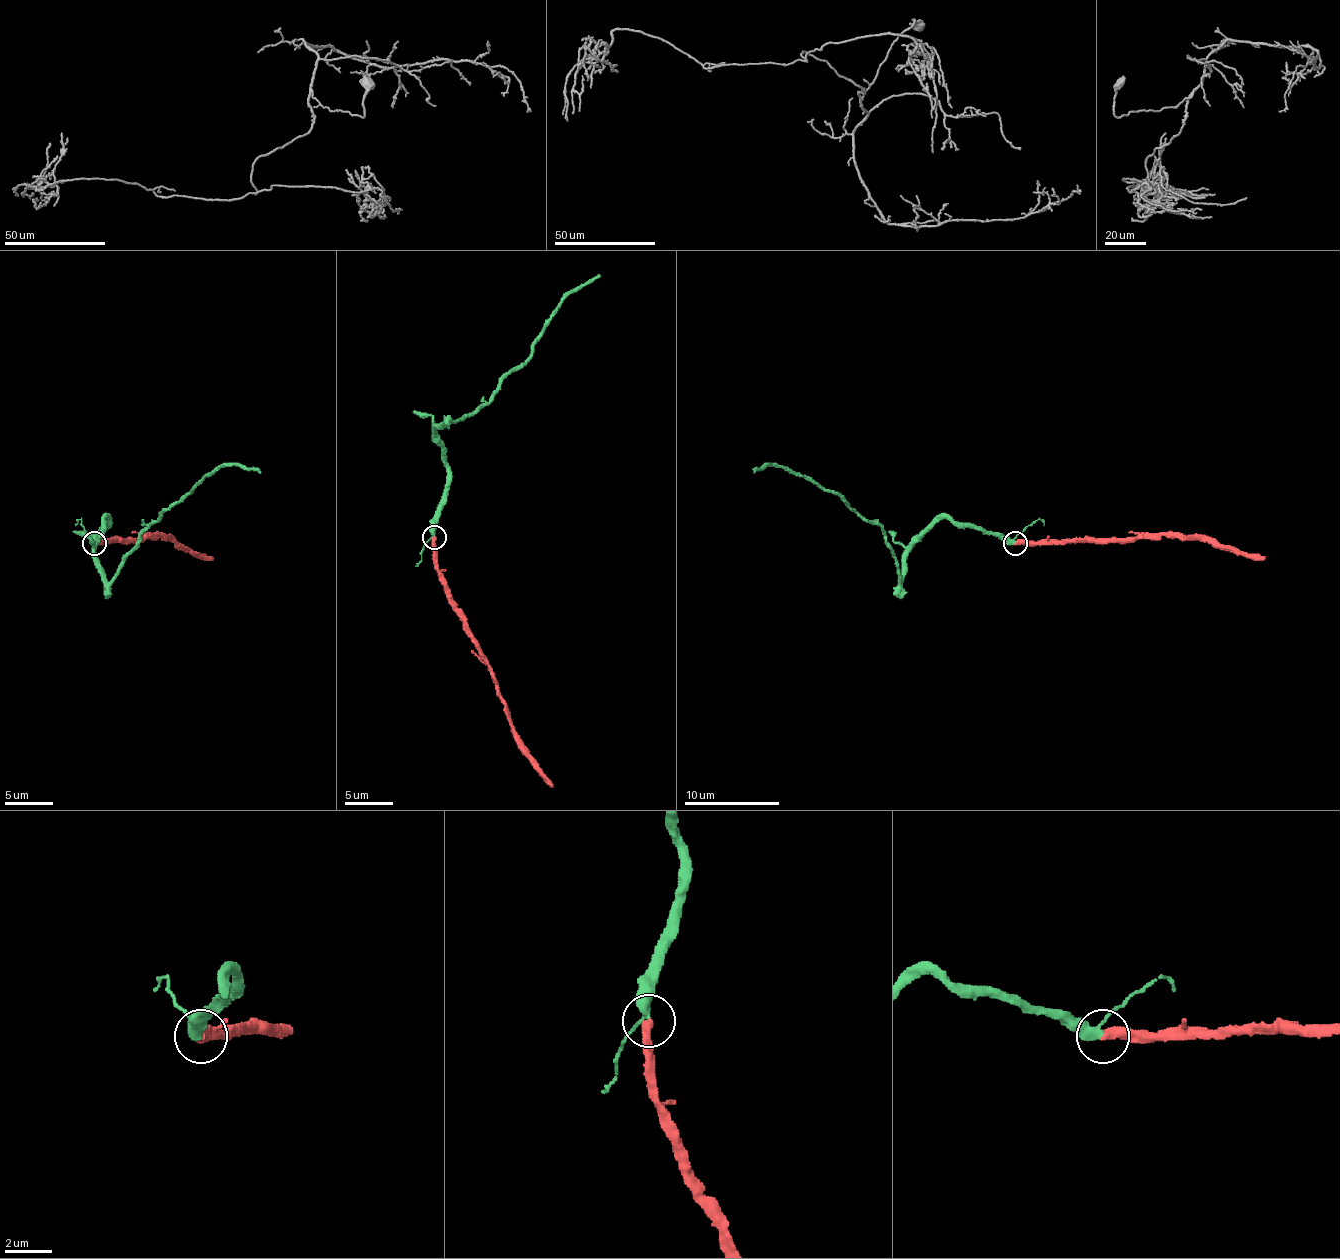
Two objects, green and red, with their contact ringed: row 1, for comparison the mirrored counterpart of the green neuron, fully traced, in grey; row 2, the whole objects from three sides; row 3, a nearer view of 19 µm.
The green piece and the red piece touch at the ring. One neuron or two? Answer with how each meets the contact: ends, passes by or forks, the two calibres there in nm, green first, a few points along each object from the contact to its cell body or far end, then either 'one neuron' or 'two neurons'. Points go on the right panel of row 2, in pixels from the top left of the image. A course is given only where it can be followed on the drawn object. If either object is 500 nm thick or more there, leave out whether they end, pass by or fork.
green passes by | red ends | 300/360 nm | green via (1014, 542), (940, 519), (907, 554), (900, 581), (886, 533), (833, 490), (783, 466), (766, 464), (754, 473) | red via (1014, 542), (1122, 542), (1146, 538), (1203, 538), (1265, 559) | one neuron

